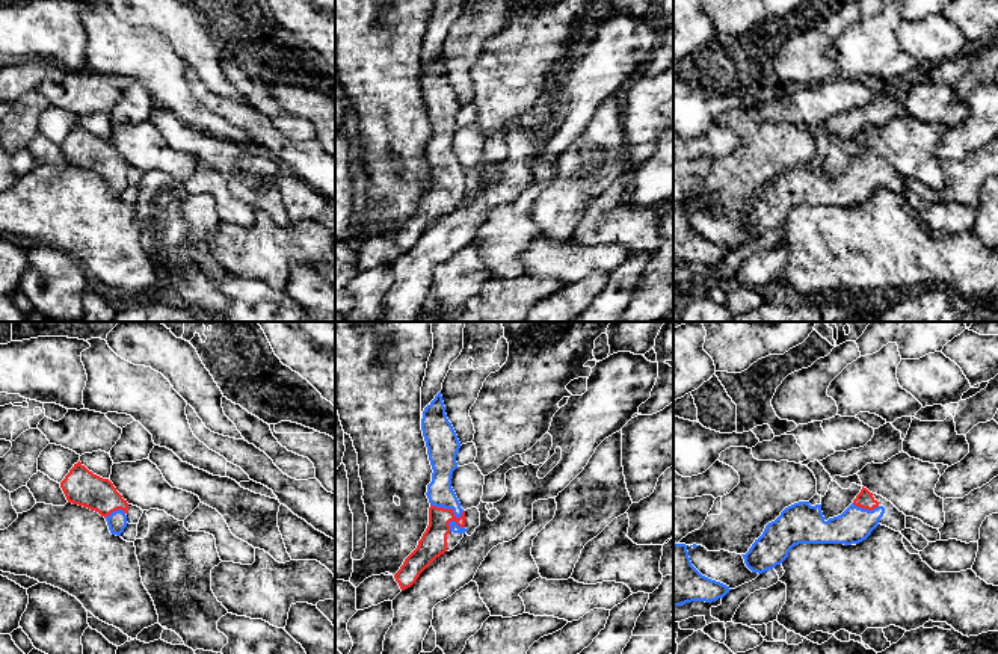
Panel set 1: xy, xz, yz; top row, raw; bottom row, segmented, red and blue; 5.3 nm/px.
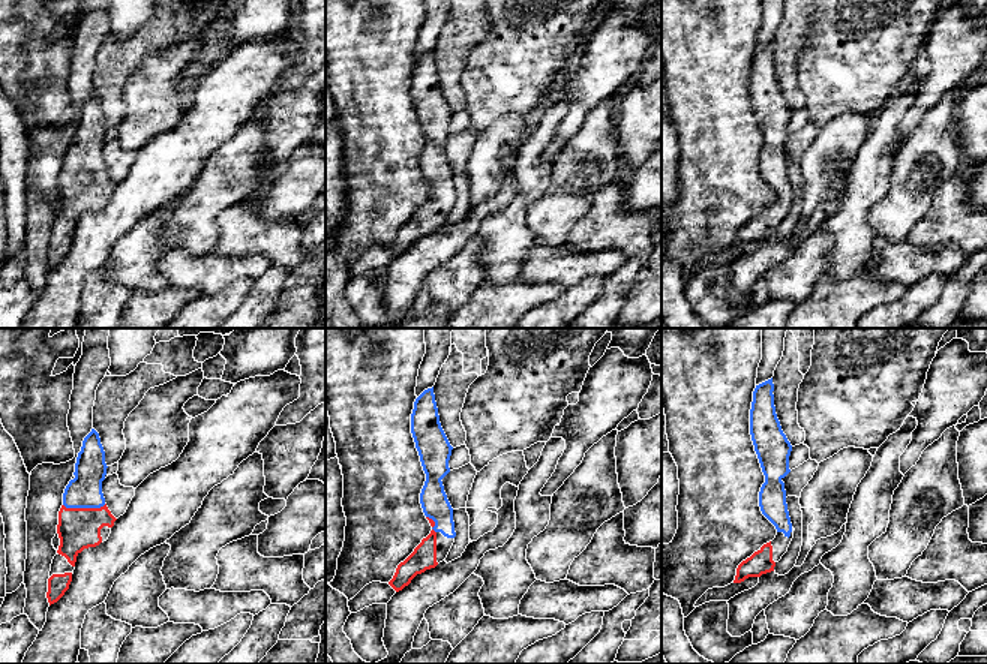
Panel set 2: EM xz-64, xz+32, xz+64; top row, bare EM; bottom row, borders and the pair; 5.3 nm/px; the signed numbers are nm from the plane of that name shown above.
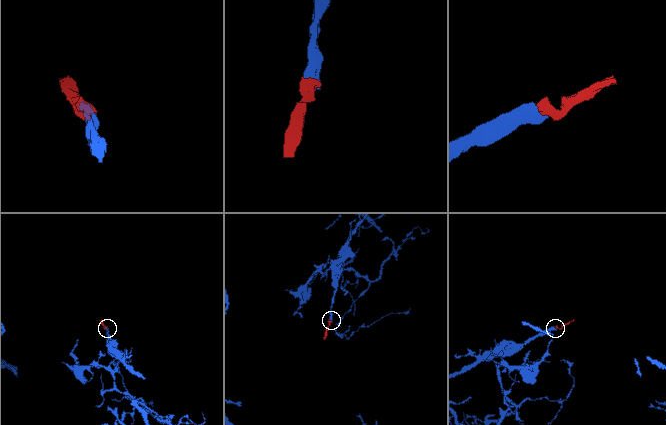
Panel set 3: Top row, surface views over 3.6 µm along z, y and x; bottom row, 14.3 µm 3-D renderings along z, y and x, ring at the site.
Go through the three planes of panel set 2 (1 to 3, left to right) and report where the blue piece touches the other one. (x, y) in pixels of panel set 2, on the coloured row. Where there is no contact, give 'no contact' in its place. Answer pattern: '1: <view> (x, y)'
1: xz-64 (84, 508)
2: xz+32 (434, 523)
3: no contact

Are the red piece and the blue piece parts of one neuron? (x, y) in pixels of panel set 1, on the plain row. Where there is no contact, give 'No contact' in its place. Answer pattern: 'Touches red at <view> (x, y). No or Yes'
Touches red at xz (452, 172). Yes

